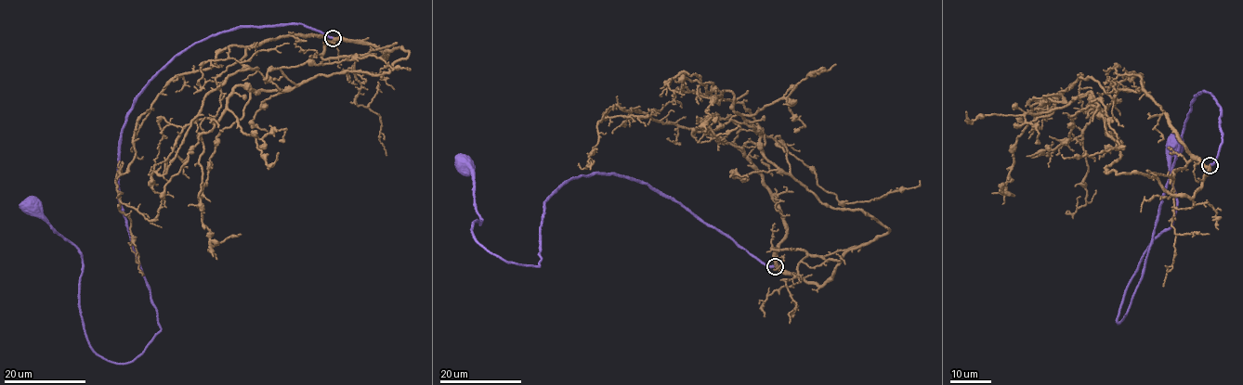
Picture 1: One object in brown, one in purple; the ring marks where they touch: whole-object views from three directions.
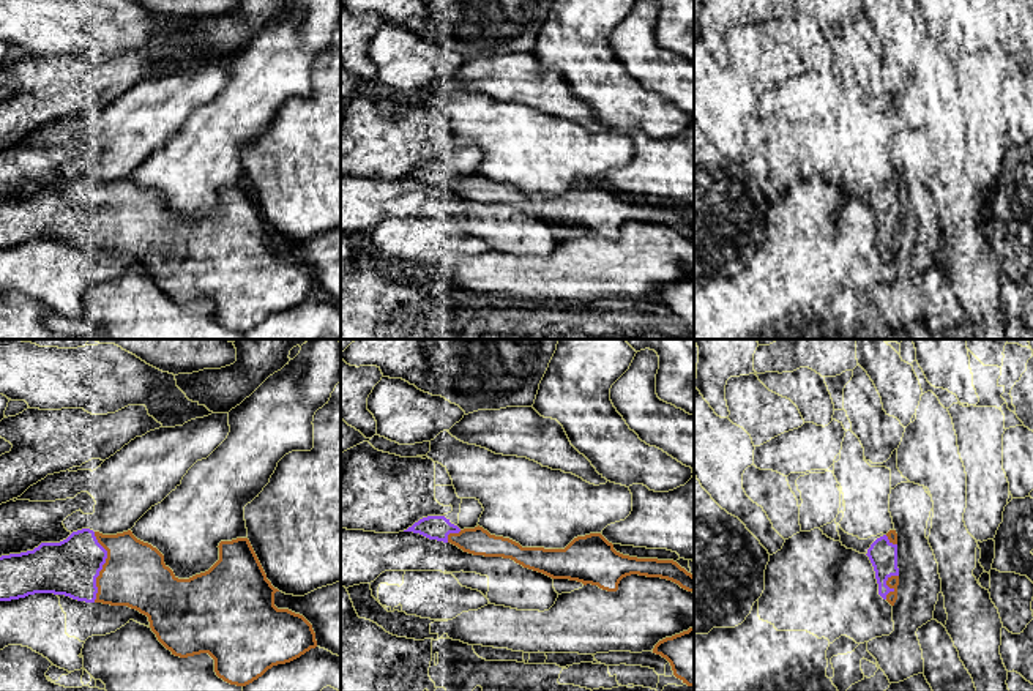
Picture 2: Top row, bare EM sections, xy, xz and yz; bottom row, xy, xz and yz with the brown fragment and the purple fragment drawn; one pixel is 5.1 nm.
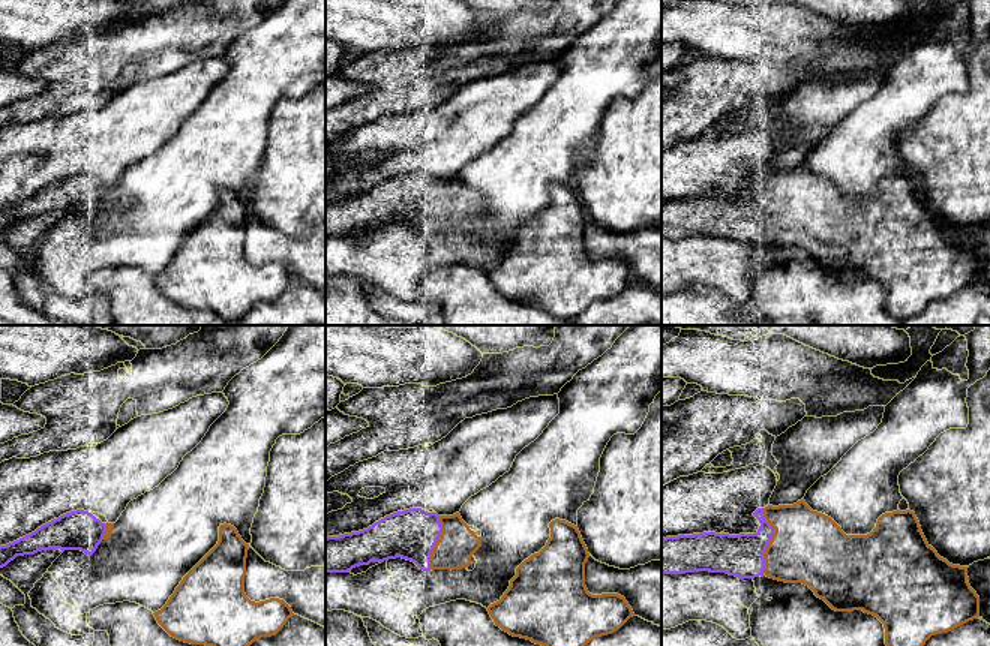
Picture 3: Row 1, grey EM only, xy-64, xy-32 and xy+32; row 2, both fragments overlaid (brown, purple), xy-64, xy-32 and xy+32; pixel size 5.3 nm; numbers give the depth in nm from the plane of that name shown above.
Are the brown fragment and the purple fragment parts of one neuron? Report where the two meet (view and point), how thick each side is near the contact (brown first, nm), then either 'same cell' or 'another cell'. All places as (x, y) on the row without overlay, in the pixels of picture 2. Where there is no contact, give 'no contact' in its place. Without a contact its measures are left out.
meets brown in xy at (103, 213); 320 nm thick on the brown side, 280 nm on the other; same cell

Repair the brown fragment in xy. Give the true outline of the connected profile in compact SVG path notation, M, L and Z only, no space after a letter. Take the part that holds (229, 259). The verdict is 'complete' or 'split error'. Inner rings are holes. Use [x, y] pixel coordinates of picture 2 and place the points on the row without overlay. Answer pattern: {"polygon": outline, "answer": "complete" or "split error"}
{"polygon": "M82 175L73 178L66 186L60 189L41 189L33 197L21 199L21 200L9 200L0 204L0 248L11 248L25 245L35 240L54 240L54 241L65 241L77 248L85 249L103 249L110 252L128 252L131 256L139 257L140 260L148 263L150 275L156 281L158 287L172 298L172 301L180 304L188 304L200 300L208 300L214 306L214 319L219 325L230 331L246 333L262 323L268 316L278 311L290 309L311 295L317 293L315 279L312 271L300 260L295 260L289 256L278 256L274 252L274 240L279 238L271 232L267 226L267 221L249 189L248 185L237 185L232 188L221 188L219 189L219 207L205 219L196 221L189 226L178 226L173 218L164 210L164 202L148 189L137 186L131 177L117 180L117 181L103 181L99 178L93 178L90 175Z", "answer": "split error"}

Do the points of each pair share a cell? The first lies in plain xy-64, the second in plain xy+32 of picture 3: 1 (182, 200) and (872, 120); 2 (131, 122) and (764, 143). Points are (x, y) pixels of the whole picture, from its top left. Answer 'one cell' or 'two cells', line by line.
1: one cell
2: two cells

